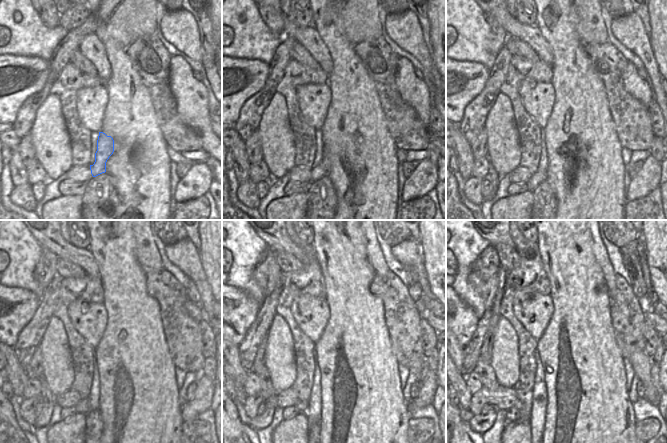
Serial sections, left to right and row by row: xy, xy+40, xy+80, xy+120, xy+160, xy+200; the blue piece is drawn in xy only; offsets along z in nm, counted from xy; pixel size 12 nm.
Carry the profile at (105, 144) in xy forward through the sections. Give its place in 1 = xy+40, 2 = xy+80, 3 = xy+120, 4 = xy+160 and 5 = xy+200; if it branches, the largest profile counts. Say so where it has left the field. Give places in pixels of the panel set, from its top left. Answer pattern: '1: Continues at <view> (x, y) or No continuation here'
1: Continues at xy+40 (322, 169)
2: Continues at xy+80 (537, 178)
3: Continues at xy+120 (83, 406)
4: Continues at xy+160 (301, 405)
5: Continues at xy+200 (518, 405).

